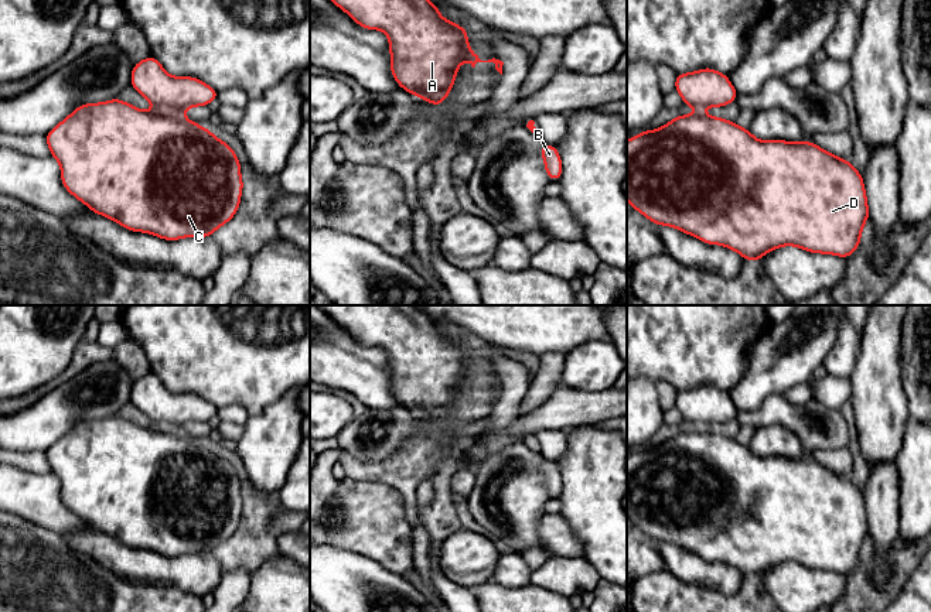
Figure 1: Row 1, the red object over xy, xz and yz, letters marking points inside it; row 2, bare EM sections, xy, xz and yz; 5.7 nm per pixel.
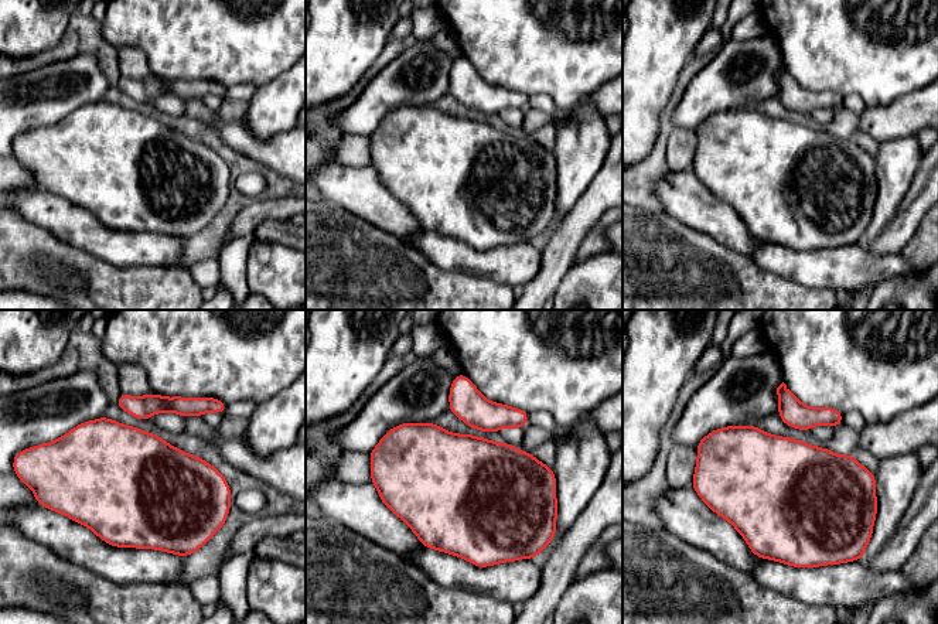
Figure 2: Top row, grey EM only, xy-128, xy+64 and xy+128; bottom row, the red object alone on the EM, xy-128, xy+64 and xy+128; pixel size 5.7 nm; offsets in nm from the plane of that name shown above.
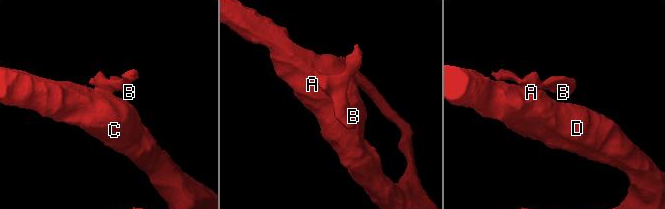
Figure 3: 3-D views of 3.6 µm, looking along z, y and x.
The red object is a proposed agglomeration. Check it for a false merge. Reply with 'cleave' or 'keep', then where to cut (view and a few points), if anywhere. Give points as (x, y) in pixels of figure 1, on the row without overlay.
cleave; cut in xy along (156, 424), (169, 428)

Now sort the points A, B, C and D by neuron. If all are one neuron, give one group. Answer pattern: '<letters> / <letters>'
A C D / B

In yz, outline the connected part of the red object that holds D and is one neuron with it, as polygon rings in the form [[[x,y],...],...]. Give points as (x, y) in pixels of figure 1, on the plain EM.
[[[700,427],[690,432],[678,431],[661,445],[644,447],[627,457],[627,517],[635,527],[658,543],[671,543],[707,561],[724,563],[750,578],[758,578],[765,570],[781,563],[797,563],[809,570],[835,571],[842,575],[849,574],[859,565],[862,546],[866,537],[870,536],[863,492],[848,476],[828,469],[812,458],[761,458],[748,445],[737,442],[736,438],[705,432]]]

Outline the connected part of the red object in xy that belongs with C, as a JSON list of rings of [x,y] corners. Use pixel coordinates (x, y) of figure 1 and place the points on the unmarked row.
[[[116,414],[79,421],[45,451],[61,482],[65,506],[99,530],[132,548],[164,557],[209,554],[239,526],[243,498],[229,461],[209,445],[168,427],[140,427]]]

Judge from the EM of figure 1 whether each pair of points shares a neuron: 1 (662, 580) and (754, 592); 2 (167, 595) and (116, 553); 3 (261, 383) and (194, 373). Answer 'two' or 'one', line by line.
1: one
2: two
3: one

